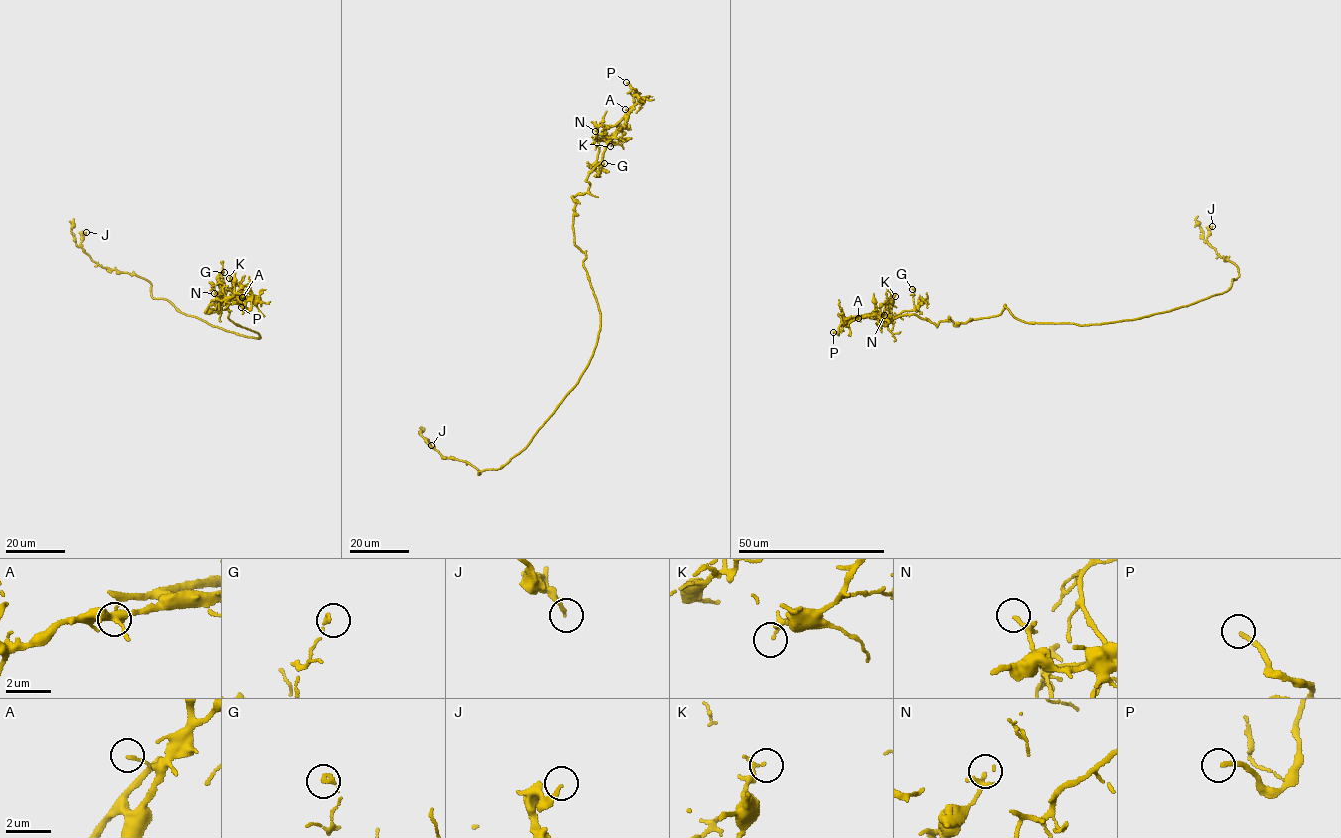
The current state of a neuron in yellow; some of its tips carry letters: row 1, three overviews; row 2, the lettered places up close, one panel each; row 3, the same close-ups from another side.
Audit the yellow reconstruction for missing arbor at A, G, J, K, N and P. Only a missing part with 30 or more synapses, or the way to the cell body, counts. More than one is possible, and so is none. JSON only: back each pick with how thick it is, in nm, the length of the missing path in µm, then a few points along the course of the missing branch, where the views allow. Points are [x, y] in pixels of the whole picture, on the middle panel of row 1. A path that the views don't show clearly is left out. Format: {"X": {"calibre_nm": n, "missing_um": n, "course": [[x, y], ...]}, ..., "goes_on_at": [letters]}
{"P": {"calibre_nm": 190, "missing_um": 50, "course": [[626, 82], [618, 76], [628, 72], [629, 77], [615, 78], [594, 74], [553, 76], [532, 65]]}, "goes_on_at": ["P"]}

